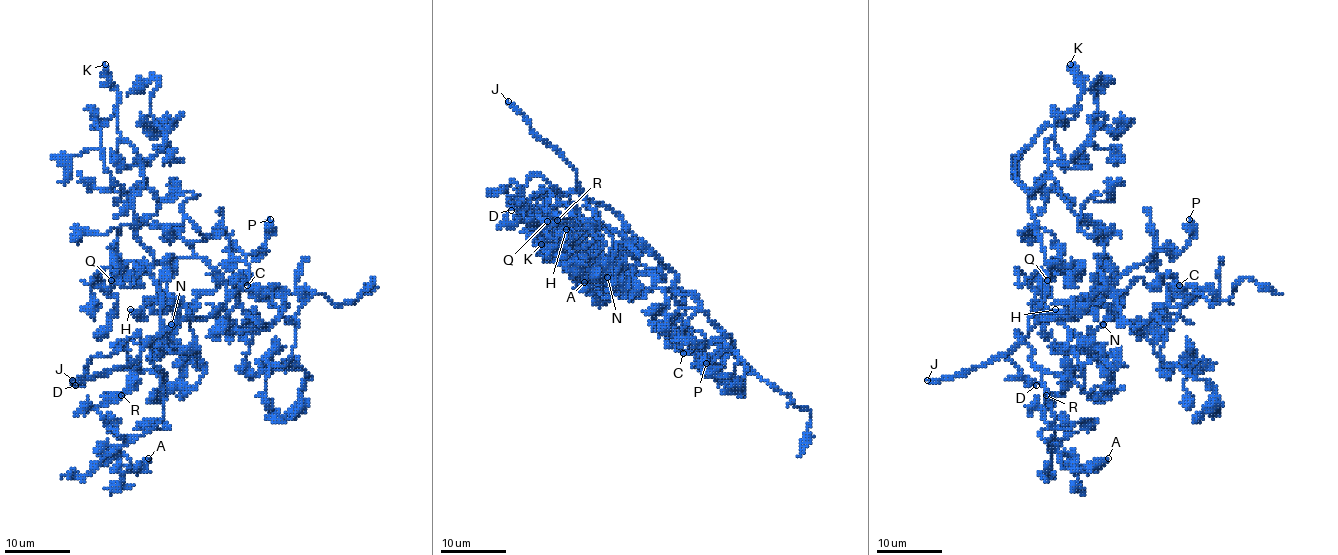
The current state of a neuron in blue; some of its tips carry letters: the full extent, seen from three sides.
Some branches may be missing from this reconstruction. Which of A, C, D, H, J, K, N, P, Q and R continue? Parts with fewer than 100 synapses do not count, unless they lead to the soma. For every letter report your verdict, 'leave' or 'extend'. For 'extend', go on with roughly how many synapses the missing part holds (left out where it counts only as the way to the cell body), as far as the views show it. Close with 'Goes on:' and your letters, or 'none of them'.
A: leave
C: leave
D: leave
H: leave
J: extend
K: leave
N: leave
P: leave
Q: leave
R: leave
Goes on: J

